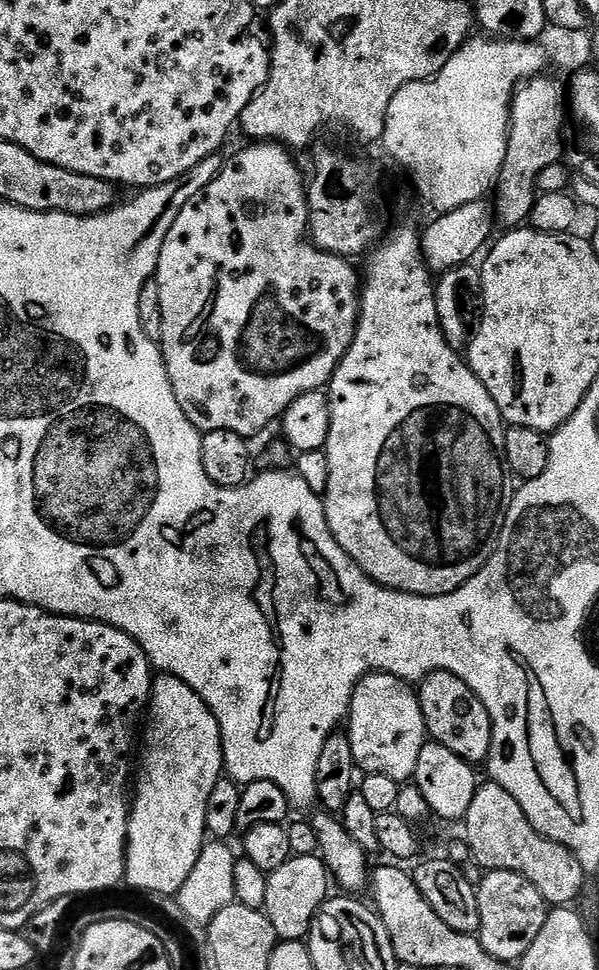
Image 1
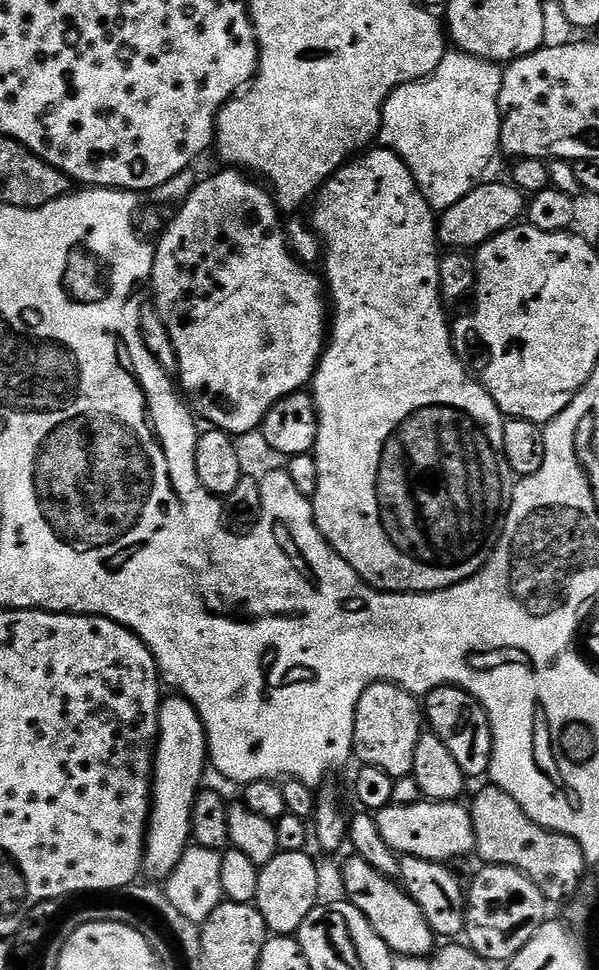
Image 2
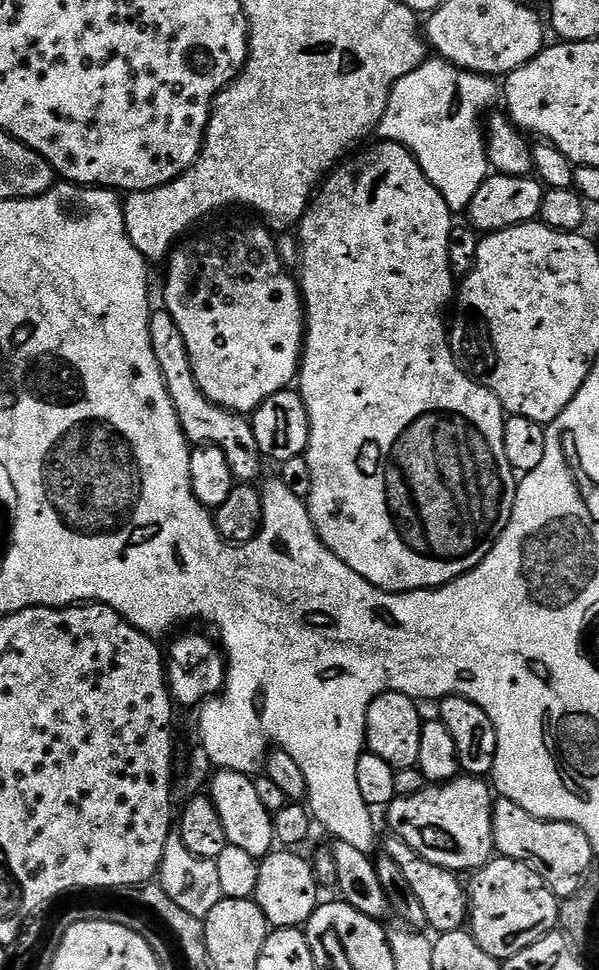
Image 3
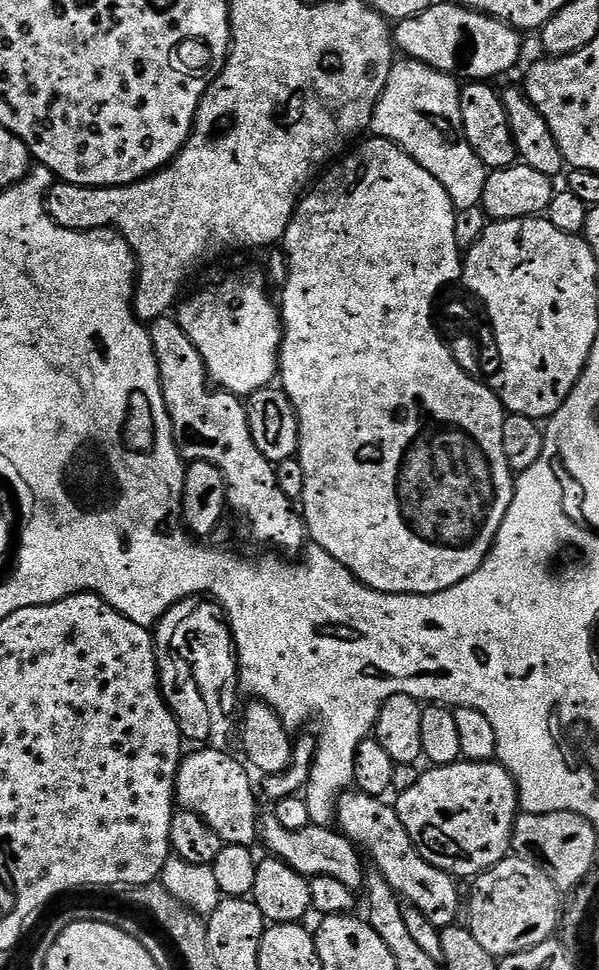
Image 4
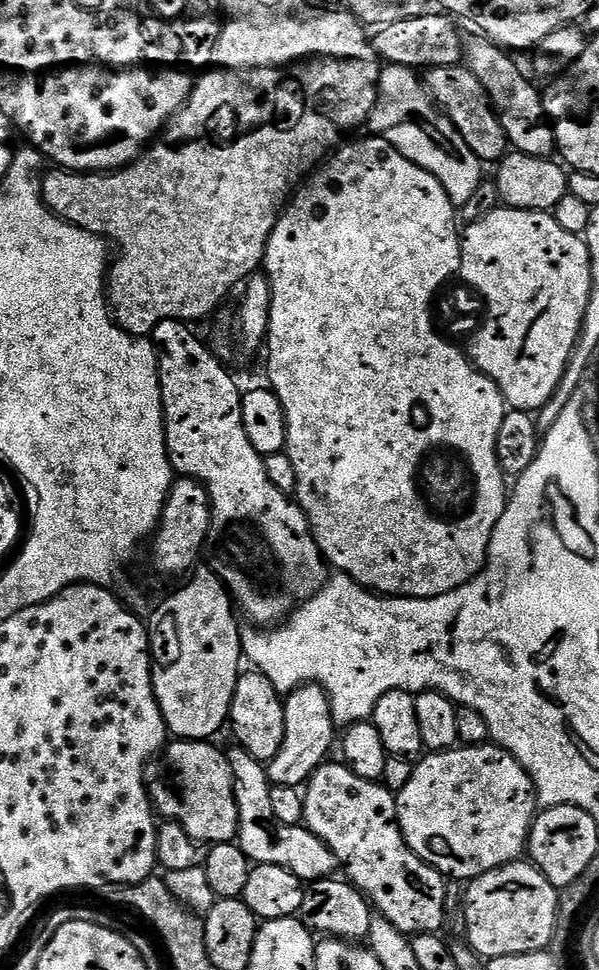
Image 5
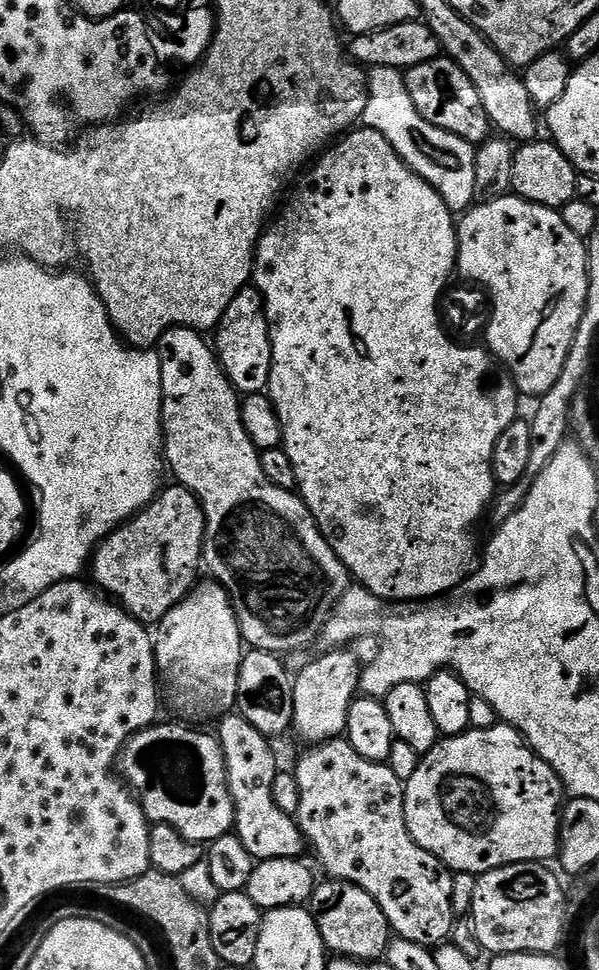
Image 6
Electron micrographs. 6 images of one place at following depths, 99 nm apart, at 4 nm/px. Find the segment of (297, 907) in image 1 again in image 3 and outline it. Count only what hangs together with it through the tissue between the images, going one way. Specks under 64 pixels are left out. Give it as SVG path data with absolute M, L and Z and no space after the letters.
M273 850L260 860L254 899L273 929L303 929L321 903L322 885L316 880L311 859L300 854L296 850Z

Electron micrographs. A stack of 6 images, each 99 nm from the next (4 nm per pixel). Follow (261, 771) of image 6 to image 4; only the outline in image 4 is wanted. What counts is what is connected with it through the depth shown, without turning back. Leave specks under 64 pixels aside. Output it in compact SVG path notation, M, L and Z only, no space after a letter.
M264 814L260 817L259 839L262 844L264 840L265 846L272 851L269 853L275 859L286 862L295 872L300 872L309 878L314 876L338 878L338 882L342 882L342 886L353 890L363 889L366 868L365 865L360 865L361 853L358 851L357 845L353 844L351 840L347 840L344 833L339 830L311 823L307 828L291 832L281 826L274 814L268 814L268 816Z

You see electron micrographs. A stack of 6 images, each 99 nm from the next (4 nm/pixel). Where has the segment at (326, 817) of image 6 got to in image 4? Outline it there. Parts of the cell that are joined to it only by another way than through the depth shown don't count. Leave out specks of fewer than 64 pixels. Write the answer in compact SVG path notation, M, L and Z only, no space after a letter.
M349 790L341 794L334 809L334 824L344 833L347 840L359 846L365 853L372 855L371 863L390 882L401 901L407 902L411 907L422 910L436 928L447 928L457 923L462 912L460 892L456 889L457 881L447 872L438 870L414 846L410 834L406 834L406 826L398 818L395 807L385 802L381 797L371 796L359 790Z

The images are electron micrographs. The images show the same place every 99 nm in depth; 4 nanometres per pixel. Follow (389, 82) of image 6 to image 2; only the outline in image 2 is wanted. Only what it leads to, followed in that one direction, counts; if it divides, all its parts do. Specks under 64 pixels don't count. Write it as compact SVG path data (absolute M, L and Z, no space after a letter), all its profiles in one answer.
M459 50L445 51L442 62L438 66L438 70L434 70L434 74L426 80L415 80L413 84L403 84L400 88L394 89L390 94L390 98L384 107L382 114L382 126L378 137L379 143L383 147L388 148L392 152L396 152L402 158L402 162L406 162L406 166L410 170L410 174L414 174L414 182L418 182L418 186L422 190L422 194L426 198L426 202L430 205L433 212L441 214L450 206L454 206L454 202L462 202L462 198L466 198L466 194L470 194L470 190L474 190L485 179L484 176L488 172L488 167L492 164L496 152L501 151L500 146L500 91L502 90L502 78L504 73L499 63L491 60L483 60L477 56L471 56Z

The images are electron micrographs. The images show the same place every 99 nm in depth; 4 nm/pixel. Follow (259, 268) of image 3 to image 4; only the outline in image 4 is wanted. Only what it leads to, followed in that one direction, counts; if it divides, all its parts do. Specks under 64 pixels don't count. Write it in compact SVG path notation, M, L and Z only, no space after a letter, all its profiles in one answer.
M240 272L237 276L228 276L221 284L212 284L192 297L181 299L175 309L174 318L180 328L194 342L194 350L208 371L209 381L217 389L232 392L238 397L247 398L258 390L269 387L277 379L280 366L280 339L284 337L282 321L277 305L268 297L266 276L260 272Z

